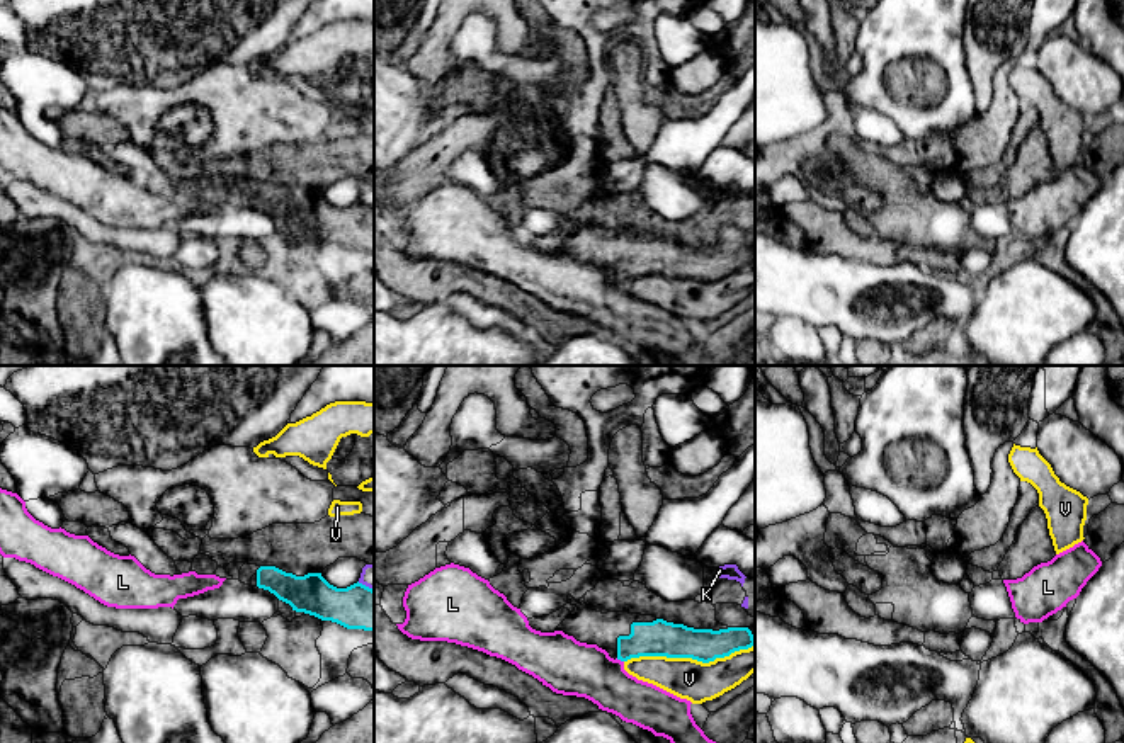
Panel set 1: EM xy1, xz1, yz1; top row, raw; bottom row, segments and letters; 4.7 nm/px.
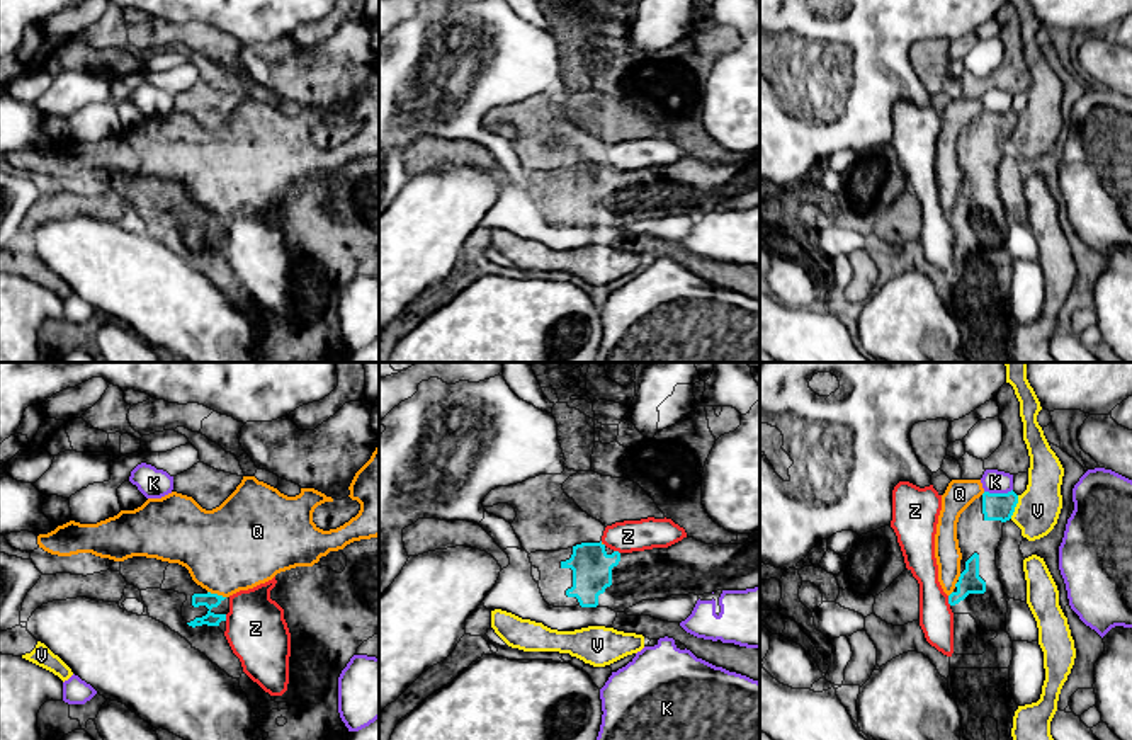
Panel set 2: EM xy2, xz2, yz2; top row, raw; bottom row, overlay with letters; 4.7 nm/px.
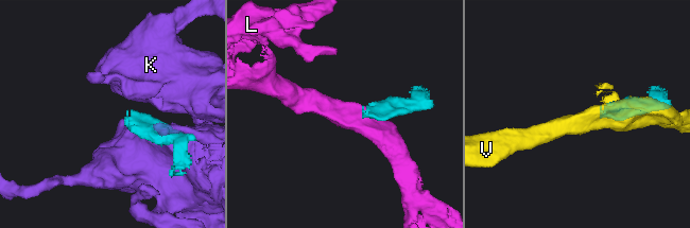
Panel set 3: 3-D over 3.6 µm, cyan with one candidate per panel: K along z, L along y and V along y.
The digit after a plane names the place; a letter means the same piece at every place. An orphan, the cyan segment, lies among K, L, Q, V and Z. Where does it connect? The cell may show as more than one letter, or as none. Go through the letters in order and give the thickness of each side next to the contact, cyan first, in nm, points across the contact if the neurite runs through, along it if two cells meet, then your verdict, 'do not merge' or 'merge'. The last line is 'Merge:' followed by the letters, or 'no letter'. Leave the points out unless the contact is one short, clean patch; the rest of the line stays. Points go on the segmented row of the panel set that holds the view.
K: 130/110 nm | do not merge
L: 170/260 nm | along xz1 (616, 658), (623, 662) | do not merge
Q: 70/420 nm | do not merge
V: 170/190 nm | do not merge
Z: 110/160 nm | along yz2 (947, 596), (950, 604) | do not merge
Merge: no letter

